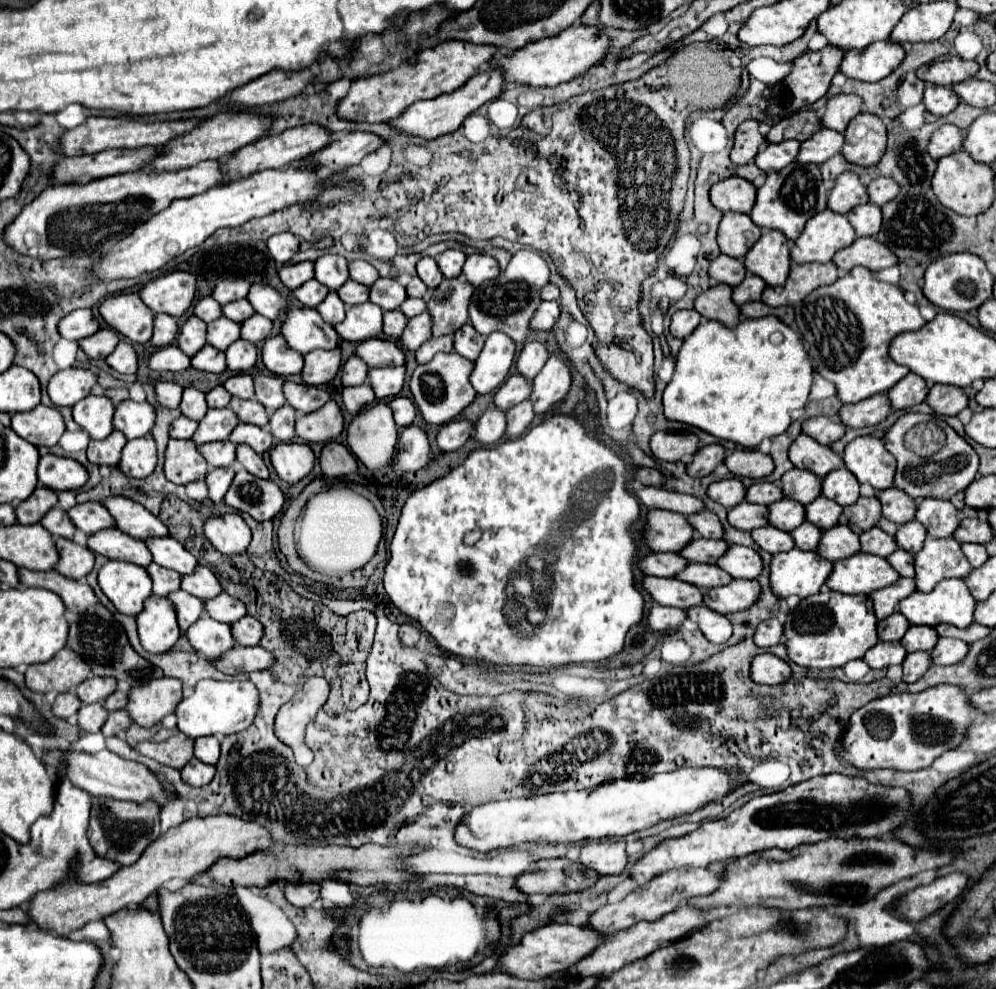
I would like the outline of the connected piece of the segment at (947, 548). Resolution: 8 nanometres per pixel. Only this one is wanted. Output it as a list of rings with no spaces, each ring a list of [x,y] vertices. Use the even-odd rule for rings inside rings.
[[[927,538],[923,550],[915,554],[915,580],[921,592],[931,592],[945,578],[965,578],[971,570],[955,538]]]

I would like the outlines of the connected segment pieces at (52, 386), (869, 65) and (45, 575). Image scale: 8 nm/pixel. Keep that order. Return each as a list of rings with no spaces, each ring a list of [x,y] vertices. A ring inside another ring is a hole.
[[[85,368],[59,370],[47,386],[47,392],[55,406],[75,406],[97,384],[97,374]]]
[[[871,42],[863,50],[847,50],[841,62],[841,72],[855,80],[877,82],[891,74],[905,56],[905,48],[895,42]]]
[[[19,568],[19,580],[23,586],[37,586],[55,592],[57,596],[61,596],[67,610],[75,614],[83,614],[83,610],[89,610],[91,606],[99,604],[99,598],[95,596],[93,588],[87,582],[65,578],[55,570],[31,572],[27,568]]]

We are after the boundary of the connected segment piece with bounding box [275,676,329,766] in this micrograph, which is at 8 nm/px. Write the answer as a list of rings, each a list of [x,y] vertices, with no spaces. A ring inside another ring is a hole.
[[[313,676],[277,712],[275,734],[279,736],[281,742],[293,748],[295,762],[299,766],[309,766],[313,760],[313,752],[303,742],[305,728],[309,722],[315,720],[317,712],[327,702],[327,696],[329,696],[327,680]]]

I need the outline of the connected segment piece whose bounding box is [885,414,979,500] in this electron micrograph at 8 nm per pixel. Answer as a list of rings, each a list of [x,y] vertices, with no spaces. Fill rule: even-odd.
[[[905,414],[901,416],[893,428],[887,432],[885,436],[885,444],[887,444],[887,450],[897,458],[897,474],[895,474],[895,488],[901,488],[905,490],[909,496],[913,498],[927,498],[927,496],[935,496],[935,498],[953,498],[959,490],[965,490],[977,476],[979,472],[979,456],[977,452],[973,450],[973,446],[961,438],[943,418],[937,418],[933,414]],[[929,420],[935,420],[947,434],[947,442],[943,446],[943,450],[939,454],[933,454],[929,458],[921,458],[917,456],[915,452],[907,450],[905,444],[903,444],[903,436],[907,430],[911,430],[915,424],[919,422],[929,422]],[[923,464],[935,464],[935,466],[923,466]]]

